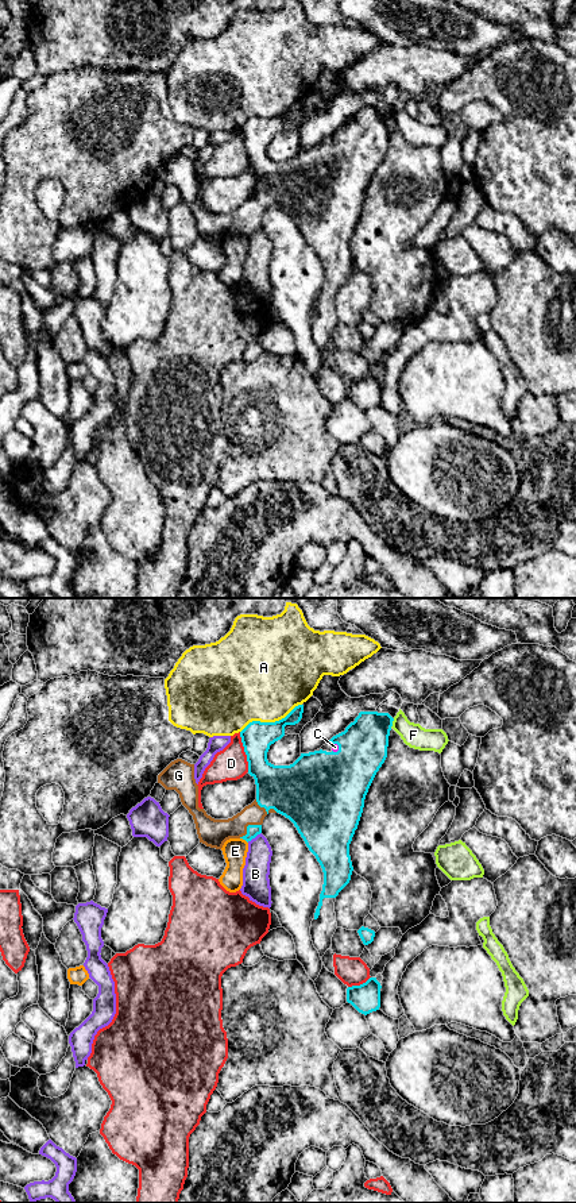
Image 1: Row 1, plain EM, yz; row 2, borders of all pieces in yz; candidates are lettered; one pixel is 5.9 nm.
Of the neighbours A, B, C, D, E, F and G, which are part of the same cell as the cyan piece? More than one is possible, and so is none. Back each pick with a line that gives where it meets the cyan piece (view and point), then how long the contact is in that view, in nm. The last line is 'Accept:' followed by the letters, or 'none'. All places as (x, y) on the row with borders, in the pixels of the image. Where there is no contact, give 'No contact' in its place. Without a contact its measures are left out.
C: Touches cyan at yz (337, 744). Shared border 70 nm
G: Touches cyan at yz (247, 826). Shared border 160 nm
Accept: C, G

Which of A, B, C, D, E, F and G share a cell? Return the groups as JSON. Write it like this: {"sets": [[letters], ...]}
{"sets": [["A"], ["B"], ["C", "G"], ["D"], ["E"], ["F"]]}

